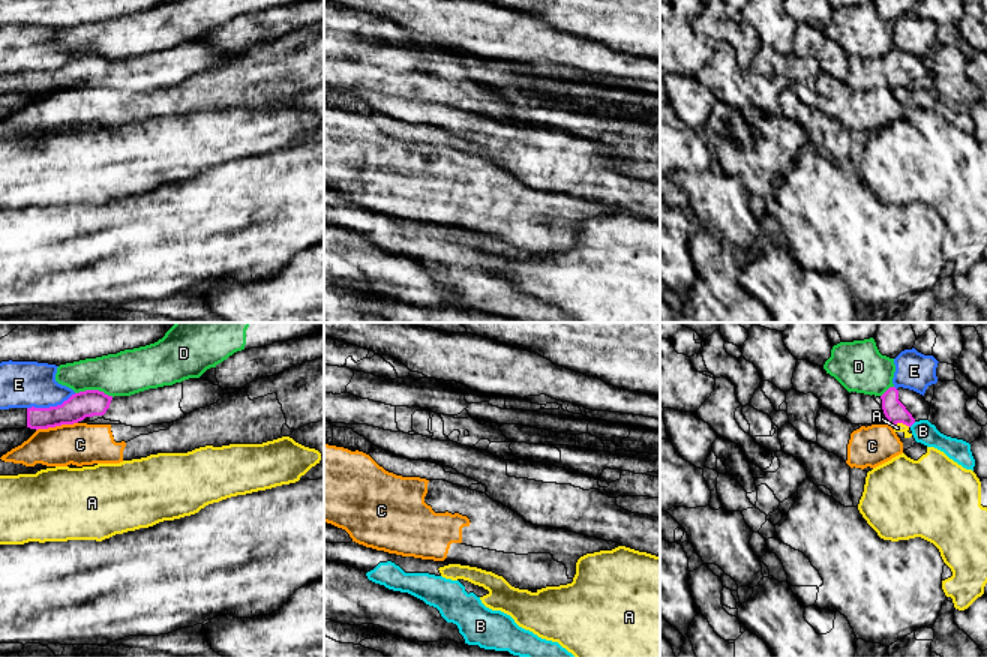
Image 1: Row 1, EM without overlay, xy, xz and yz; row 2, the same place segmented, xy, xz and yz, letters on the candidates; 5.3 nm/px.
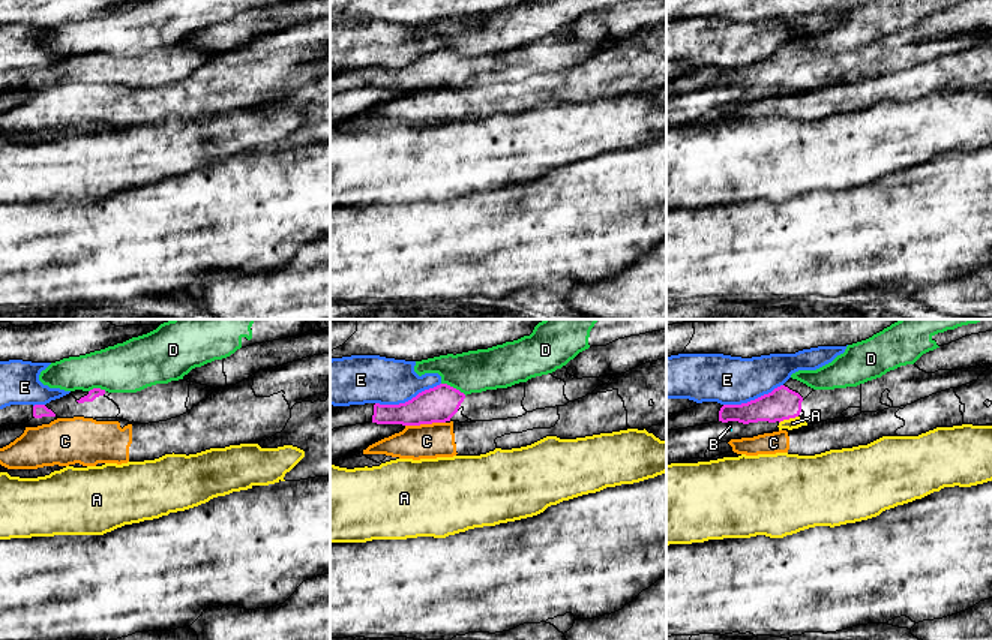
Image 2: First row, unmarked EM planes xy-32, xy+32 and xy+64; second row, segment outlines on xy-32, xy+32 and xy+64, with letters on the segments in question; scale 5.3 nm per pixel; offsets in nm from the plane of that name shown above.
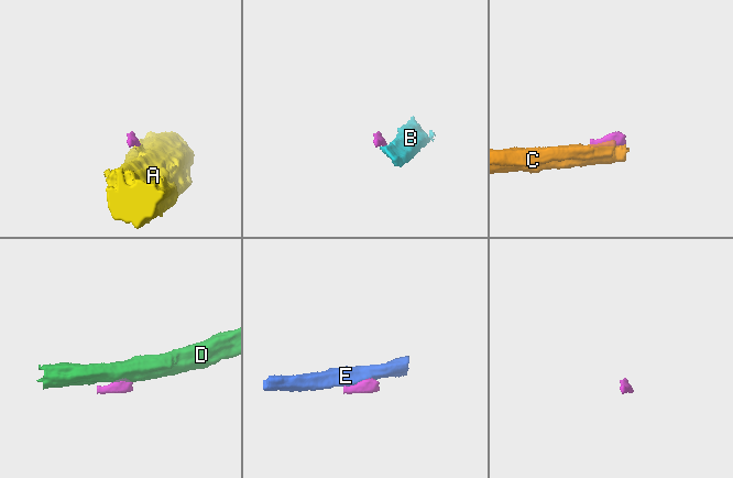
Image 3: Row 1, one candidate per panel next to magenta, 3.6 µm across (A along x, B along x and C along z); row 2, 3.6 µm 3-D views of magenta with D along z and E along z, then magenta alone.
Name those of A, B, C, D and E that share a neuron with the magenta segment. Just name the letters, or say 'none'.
none

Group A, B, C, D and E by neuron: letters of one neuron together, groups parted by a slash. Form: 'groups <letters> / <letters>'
groups A / B / C / D / E

